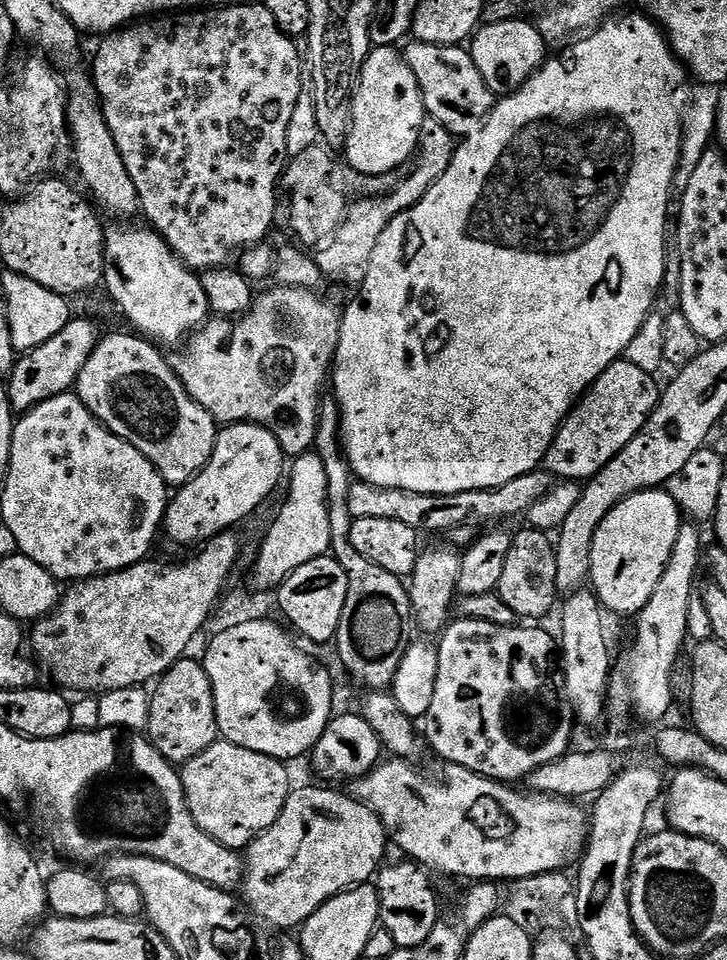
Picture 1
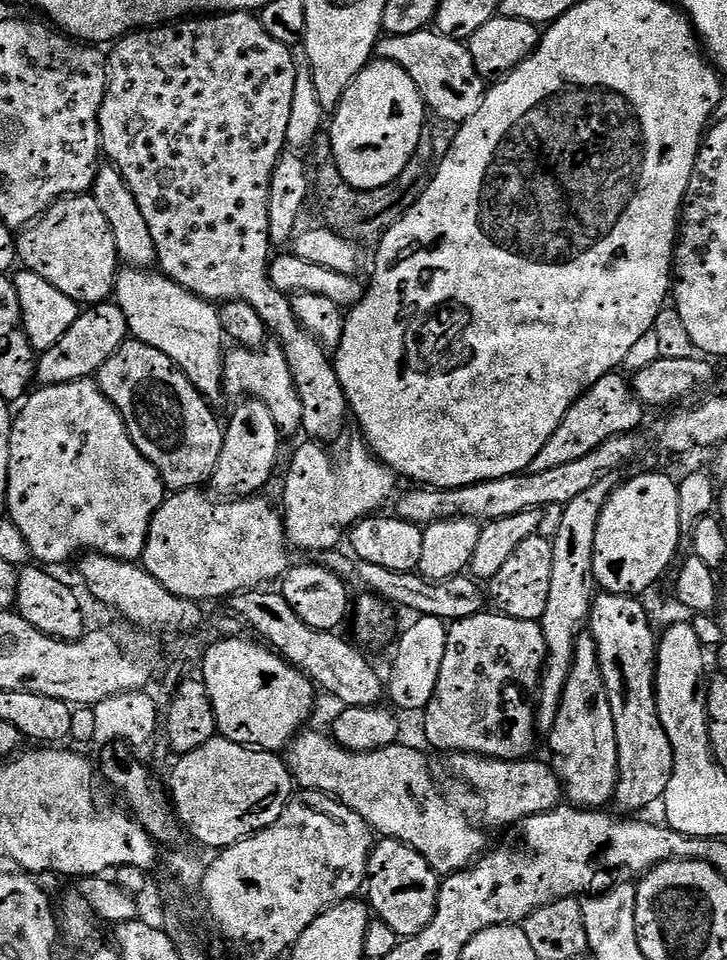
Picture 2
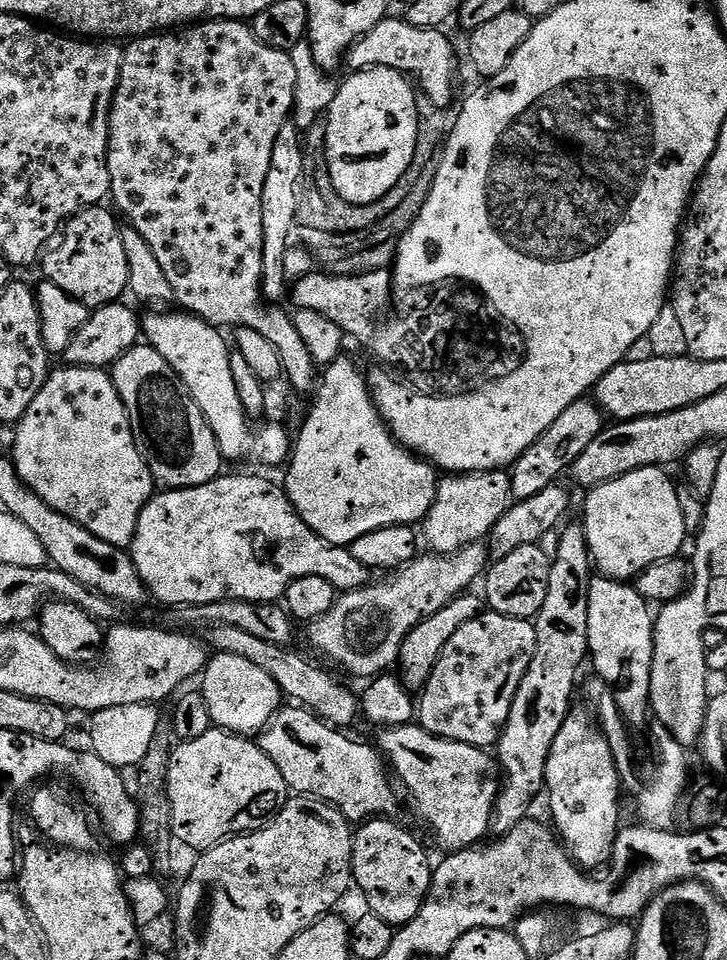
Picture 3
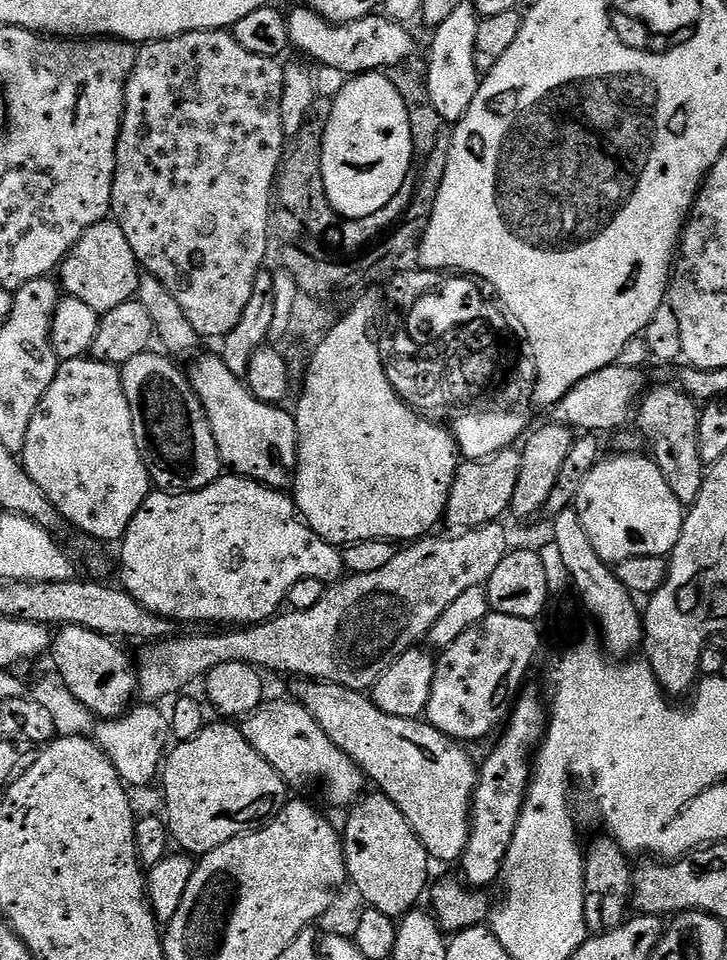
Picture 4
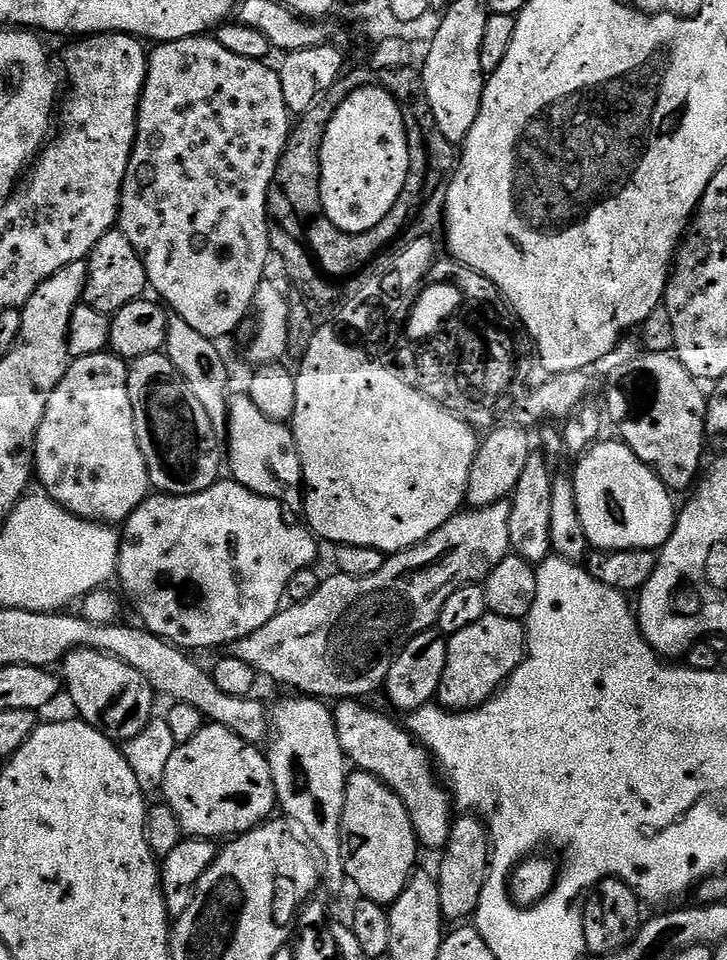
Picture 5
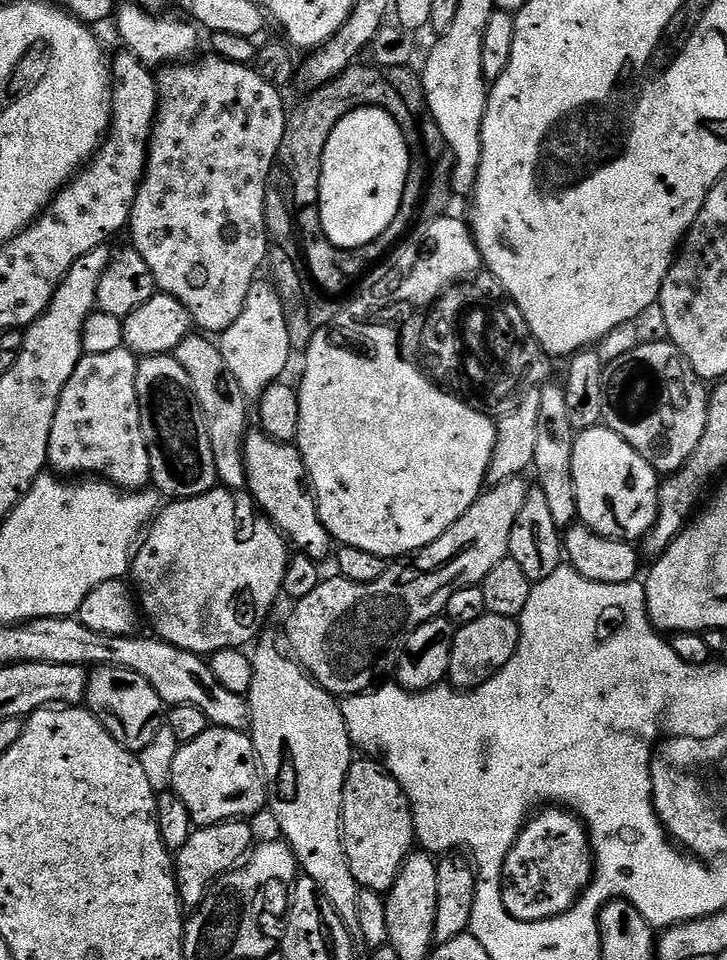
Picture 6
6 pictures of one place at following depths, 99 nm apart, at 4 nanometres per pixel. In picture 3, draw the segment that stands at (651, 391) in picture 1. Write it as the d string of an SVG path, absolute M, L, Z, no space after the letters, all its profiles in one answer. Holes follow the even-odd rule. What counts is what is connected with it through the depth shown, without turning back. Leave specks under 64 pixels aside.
M585 398L574 402L574 406L569 406L556 419L554 426L550 426L550 430L546 430L546 434L542 434L542 438L538 438L538 442L534 442L534 446L530 446L530 450L526 450L526 454L519 456L512 465L510 475L513 501L534 498L546 487L557 483L561 479L559 476L563 472L565 475L571 469L578 454L582 454L582 450L586 450L586 446L590 446L590 442L598 438L598 434L605 426L604 412L601 411L600 405L591 399Z

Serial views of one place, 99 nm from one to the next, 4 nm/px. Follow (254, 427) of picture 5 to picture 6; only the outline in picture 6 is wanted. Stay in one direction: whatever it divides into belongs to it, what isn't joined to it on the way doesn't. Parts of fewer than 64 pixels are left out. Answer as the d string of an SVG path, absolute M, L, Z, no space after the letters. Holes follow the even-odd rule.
M249 431L244 438L244 466L248 479L246 488L252 491L255 507L276 525L289 545L299 555L317 562L324 562L327 556L329 559L334 552L334 541L326 526L322 526L311 487L306 486L308 471L295 443L283 444L265 432Z

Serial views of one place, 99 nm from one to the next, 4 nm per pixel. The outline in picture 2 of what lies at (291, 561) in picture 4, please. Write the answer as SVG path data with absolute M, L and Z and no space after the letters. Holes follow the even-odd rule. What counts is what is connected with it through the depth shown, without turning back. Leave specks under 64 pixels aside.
M200 490L178 492L169 495L150 522L146 546L142 557L142 567L152 575L170 594L197 602L208 598L231 598L238 592L256 590L268 586L271 580L279 581L290 567L288 552L290 545L284 534L284 518L272 509L263 495L247 498L228 498L224 504L212 508L210 501ZM340 551L319 553L319 563L349 585L361 584L364 587L361 589L367 590L371 595L383 597L397 609L409 608L416 616L433 616L445 622L470 618L485 611L484 596L480 593L481 585L471 575L461 574L433 582L420 575L419 571L385 570L382 566L373 566L371 562L355 559L347 551Z

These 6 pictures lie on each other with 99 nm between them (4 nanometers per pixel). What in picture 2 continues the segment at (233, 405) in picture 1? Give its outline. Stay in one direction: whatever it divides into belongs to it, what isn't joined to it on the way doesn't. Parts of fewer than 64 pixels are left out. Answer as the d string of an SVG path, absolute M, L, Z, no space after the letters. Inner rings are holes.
M268 342L262 348L233 347L224 358L224 386L229 393L244 392L240 394L268 407L274 422L285 437L301 431L302 402L298 399L298 390L294 386L294 378L286 362L286 354L279 344Z

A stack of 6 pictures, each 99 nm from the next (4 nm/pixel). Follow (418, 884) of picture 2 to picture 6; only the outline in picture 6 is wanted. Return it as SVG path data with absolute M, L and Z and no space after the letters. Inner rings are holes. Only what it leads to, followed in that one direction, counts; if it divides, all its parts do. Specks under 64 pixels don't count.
M372 758L353 759L344 783L340 823L344 853L357 885L387 894L402 870L404 859L413 851L414 829L412 807L399 782L388 773L383 763Z

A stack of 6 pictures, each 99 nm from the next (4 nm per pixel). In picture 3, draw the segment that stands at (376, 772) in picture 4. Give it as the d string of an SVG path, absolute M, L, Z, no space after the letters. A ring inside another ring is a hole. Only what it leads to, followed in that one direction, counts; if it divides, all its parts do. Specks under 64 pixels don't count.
M214 626L207 629L206 644L213 653L235 654L238 658L246 658L246 662L254 662L274 682L278 682L281 693L288 696L289 701L303 706L316 713L321 720L341 729L351 729L351 724L358 720L358 696L350 689L343 688L330 673L316 664L311 664L304 656L291 652L291 647L274 642L266 642L262 638L254 638L254 634L246 634L246 630L238 630L238 626ZM416 722L403 724L401 728L385 728L379 735L379 751L390 765L399 787L404 787L408 791L413 810L420 815L421 822L432 831L437 846L444 848L445 853L449 853L461 852L464 848L479 845L485 839L483 836L489 835L492 811L496 806L496 799L500 797L502 773L497 757L491 751L475 748L466 742L438 738Z

